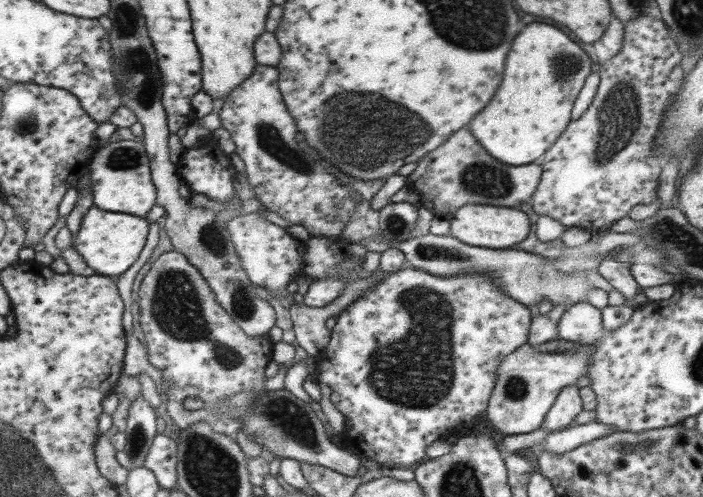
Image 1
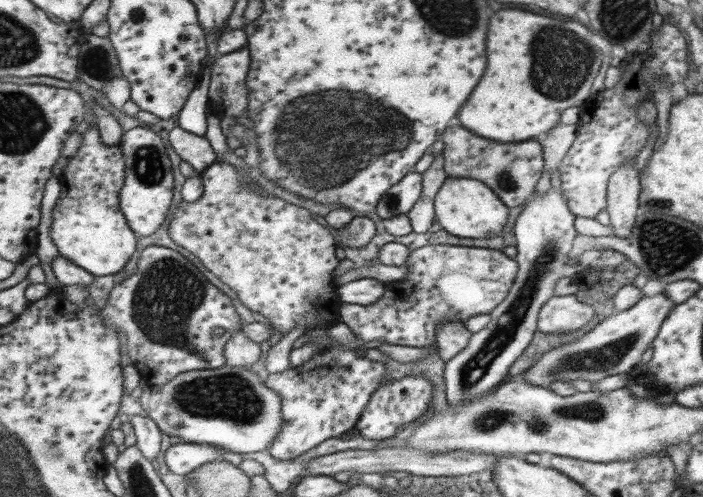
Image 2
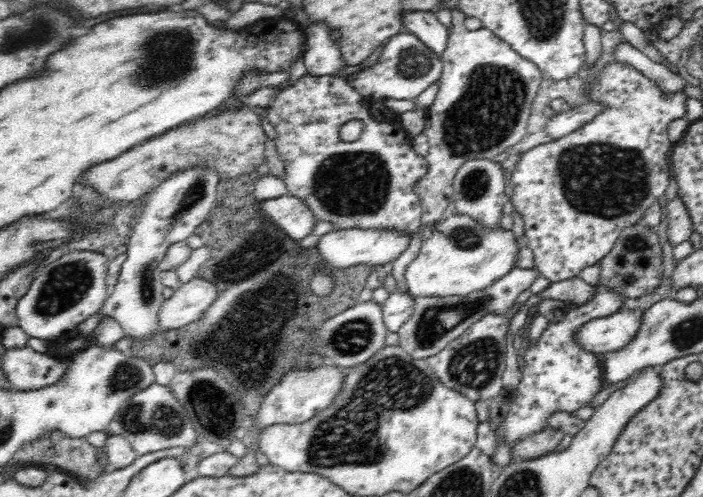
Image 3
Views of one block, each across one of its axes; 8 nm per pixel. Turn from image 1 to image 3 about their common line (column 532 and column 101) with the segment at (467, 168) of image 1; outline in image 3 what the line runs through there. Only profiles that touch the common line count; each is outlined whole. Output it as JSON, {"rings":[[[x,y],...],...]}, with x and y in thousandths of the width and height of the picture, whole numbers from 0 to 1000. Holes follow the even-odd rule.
{"rings":[[[360,217],[339,221],[339,225],[314,225],[302,237],[282,237],[270,249],[252,254],[233,270],[188,296],[164,320],[139,328],[127,340],[128,346],[114,354],[111,370],[129,374],[154,398],[155,406],[171,402],[175,410],[188,412],[202,394],[209,392],[211,398],[216,382],[222,374],[228,374],[228,366],[233,358],[239,358],[239,350],[245,350],[250,342],[262,342],[262,338],[276,334],[276,330],[284,330],[287,322],[294,326],[297,334],[303,334],[316,358],[336,358],[336,354],[353,350],[356,342],[361,342],[364,334],[376,326],[376,286],[378,286],[378,278],[380,272],[370,254],[370,235],[367,235],[366,225],[361,225]]]}

